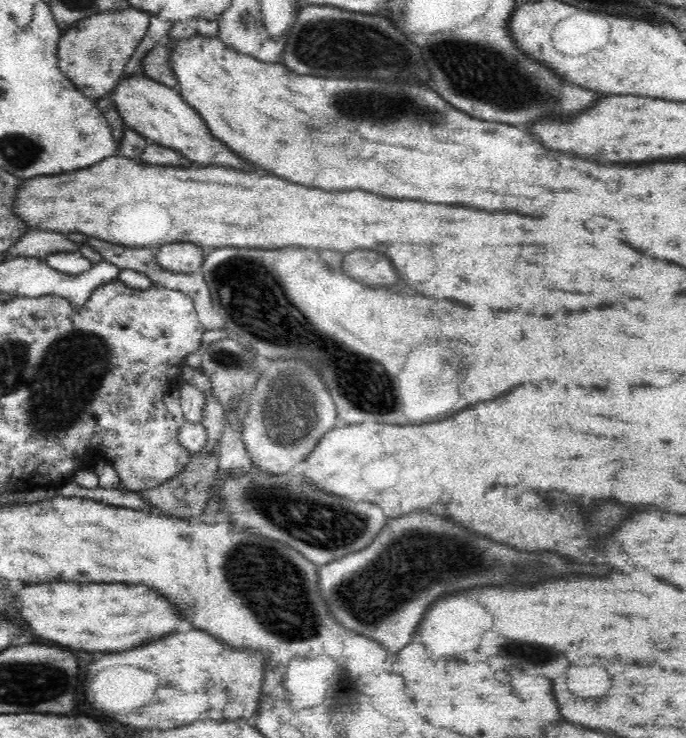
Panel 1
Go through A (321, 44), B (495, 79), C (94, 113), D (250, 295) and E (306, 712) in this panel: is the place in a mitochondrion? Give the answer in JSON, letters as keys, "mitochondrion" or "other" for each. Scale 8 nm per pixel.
{"A":"mitochondrion","B":"mitochondrion","C":"other","D":"mitochondrion","E":"other"}

